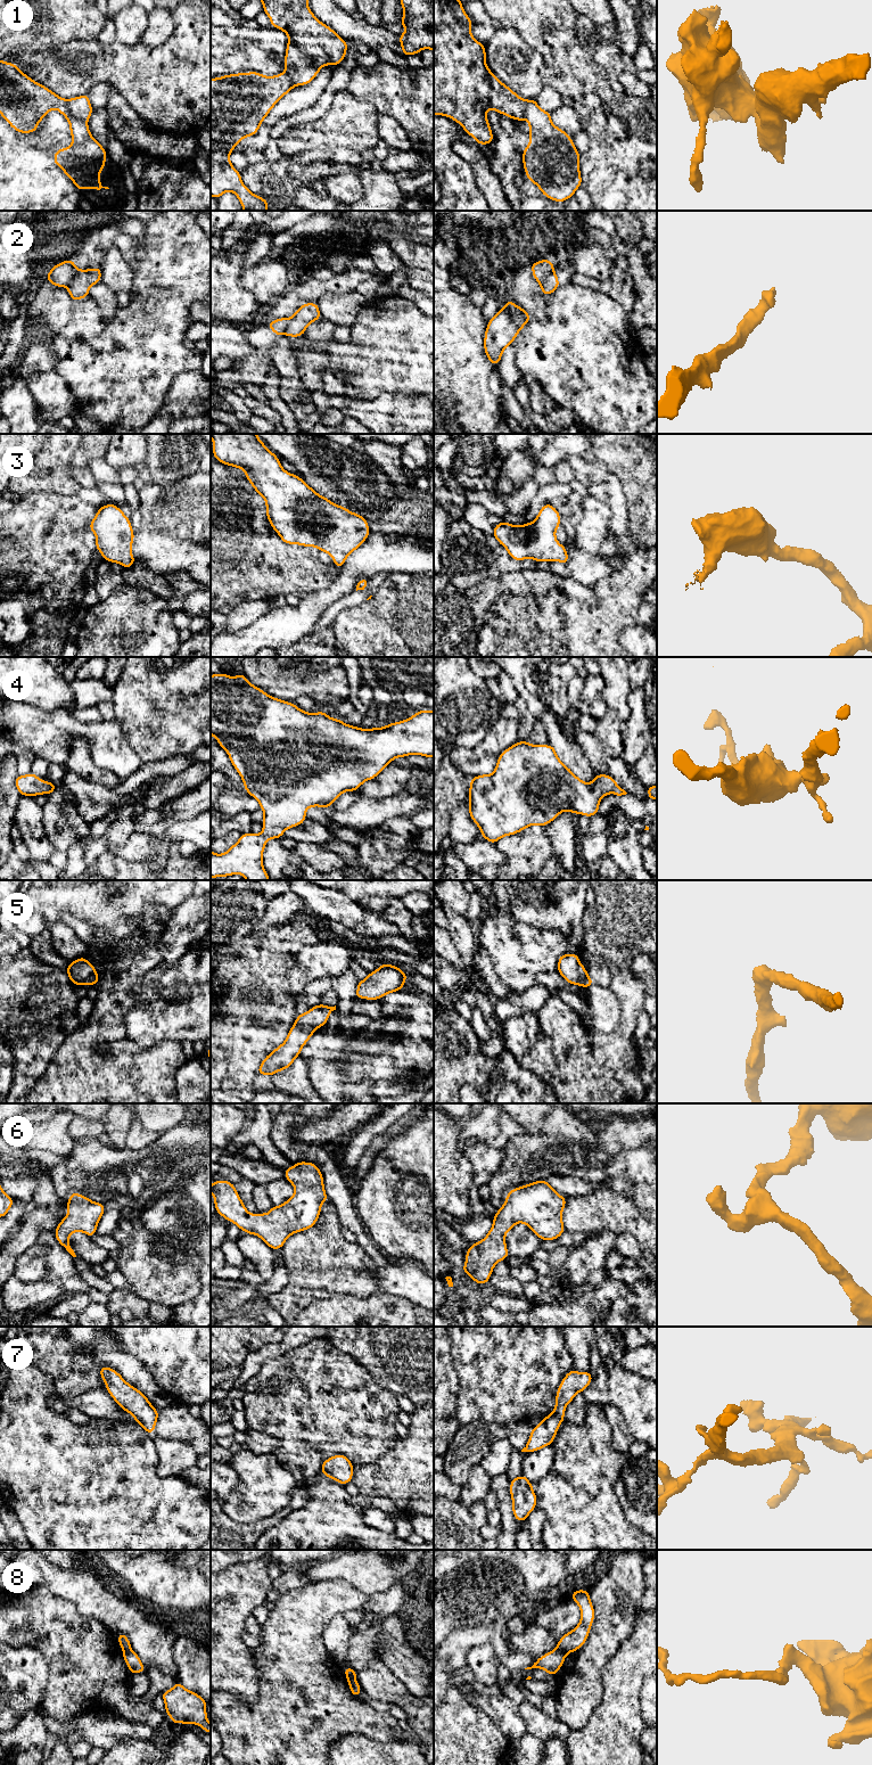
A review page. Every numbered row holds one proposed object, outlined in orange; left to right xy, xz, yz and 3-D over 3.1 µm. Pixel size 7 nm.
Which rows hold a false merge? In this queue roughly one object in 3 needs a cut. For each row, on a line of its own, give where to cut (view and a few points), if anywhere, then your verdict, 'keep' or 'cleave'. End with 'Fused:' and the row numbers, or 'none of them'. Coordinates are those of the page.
1: cut xy (66, 100), (70, 113), (87, 123); cleave
2: cut yz (553, 270), (540, 284); cleave
3: cut none; keep
4: cut none; keep
5: cut none; keep
6: cut none; keep
7: cut none; keep
8: cut yz (557, 1647), (565, 1655); cleave
Fused: 1, 2, 8

